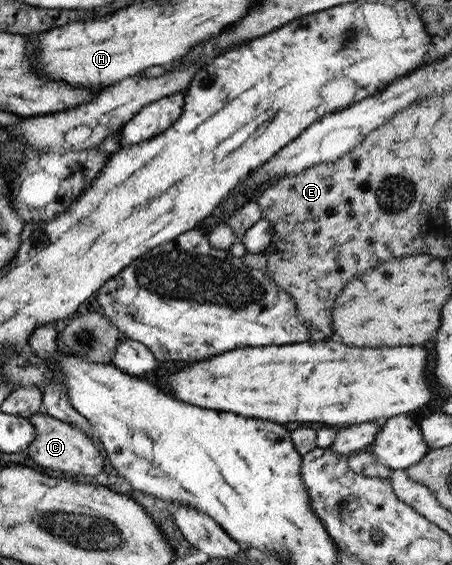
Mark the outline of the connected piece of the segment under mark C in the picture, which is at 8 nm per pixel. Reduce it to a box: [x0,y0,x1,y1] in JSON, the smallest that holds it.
[26,410,104,477]

